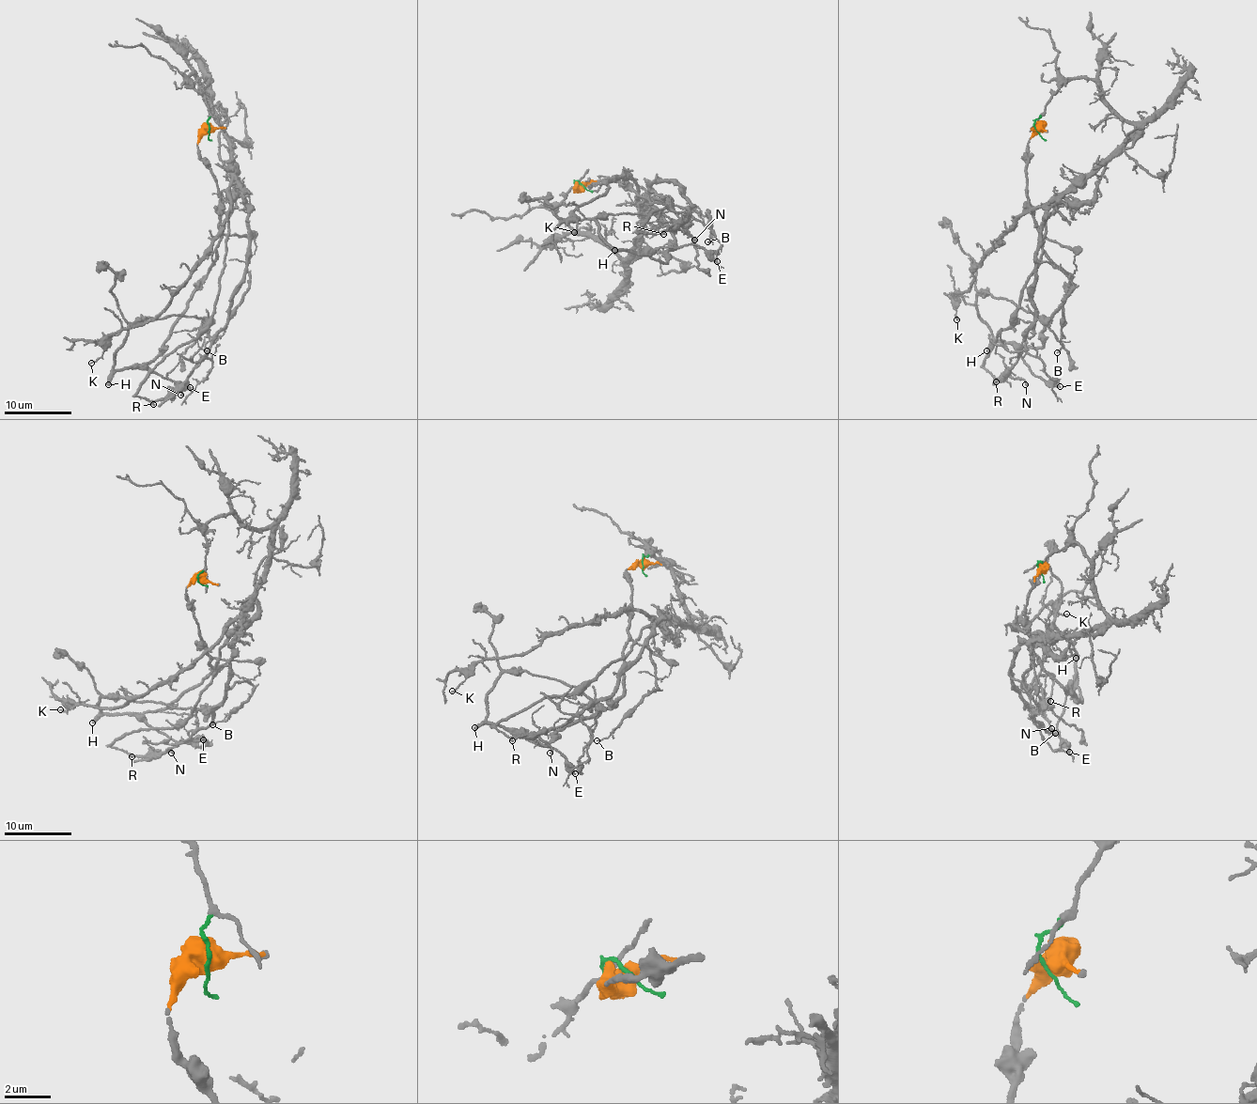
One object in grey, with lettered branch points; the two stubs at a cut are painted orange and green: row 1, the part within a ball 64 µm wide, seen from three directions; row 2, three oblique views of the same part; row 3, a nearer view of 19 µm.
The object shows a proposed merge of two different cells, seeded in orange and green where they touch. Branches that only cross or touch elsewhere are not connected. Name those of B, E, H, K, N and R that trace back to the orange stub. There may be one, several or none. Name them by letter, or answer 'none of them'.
E, H

